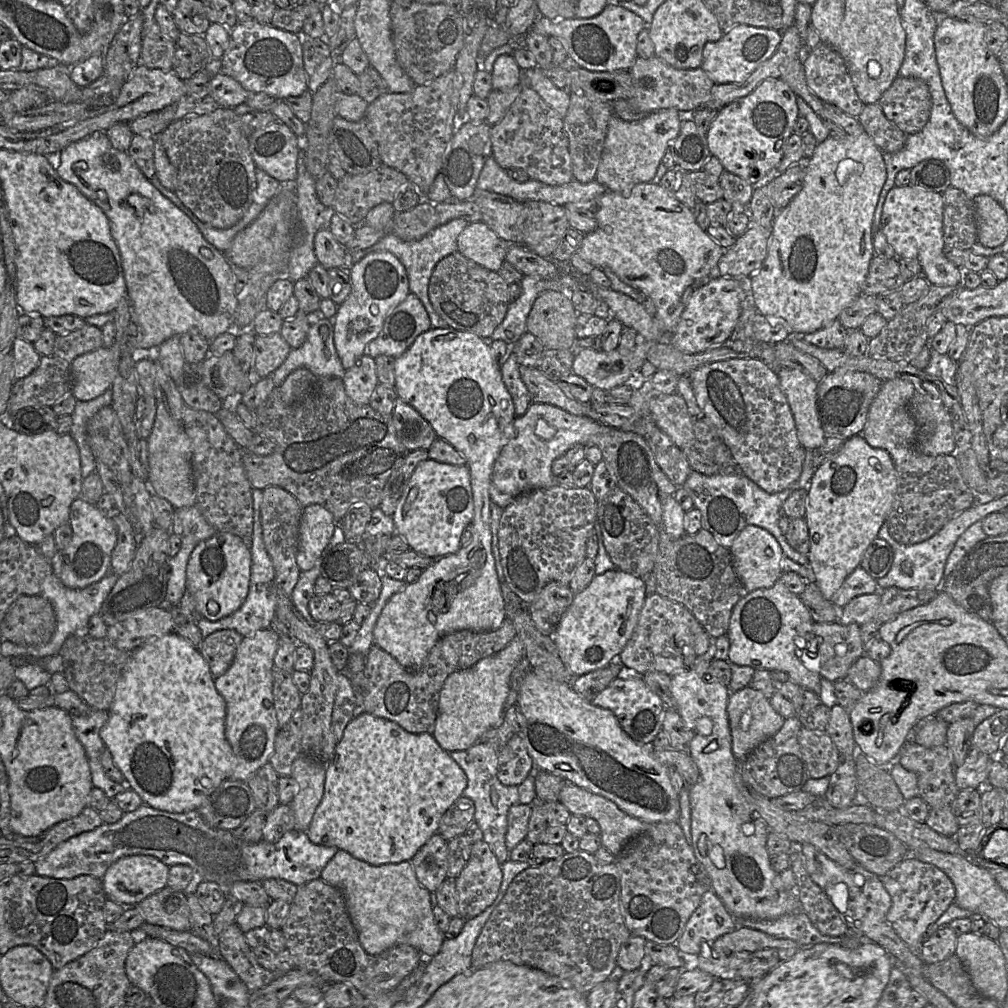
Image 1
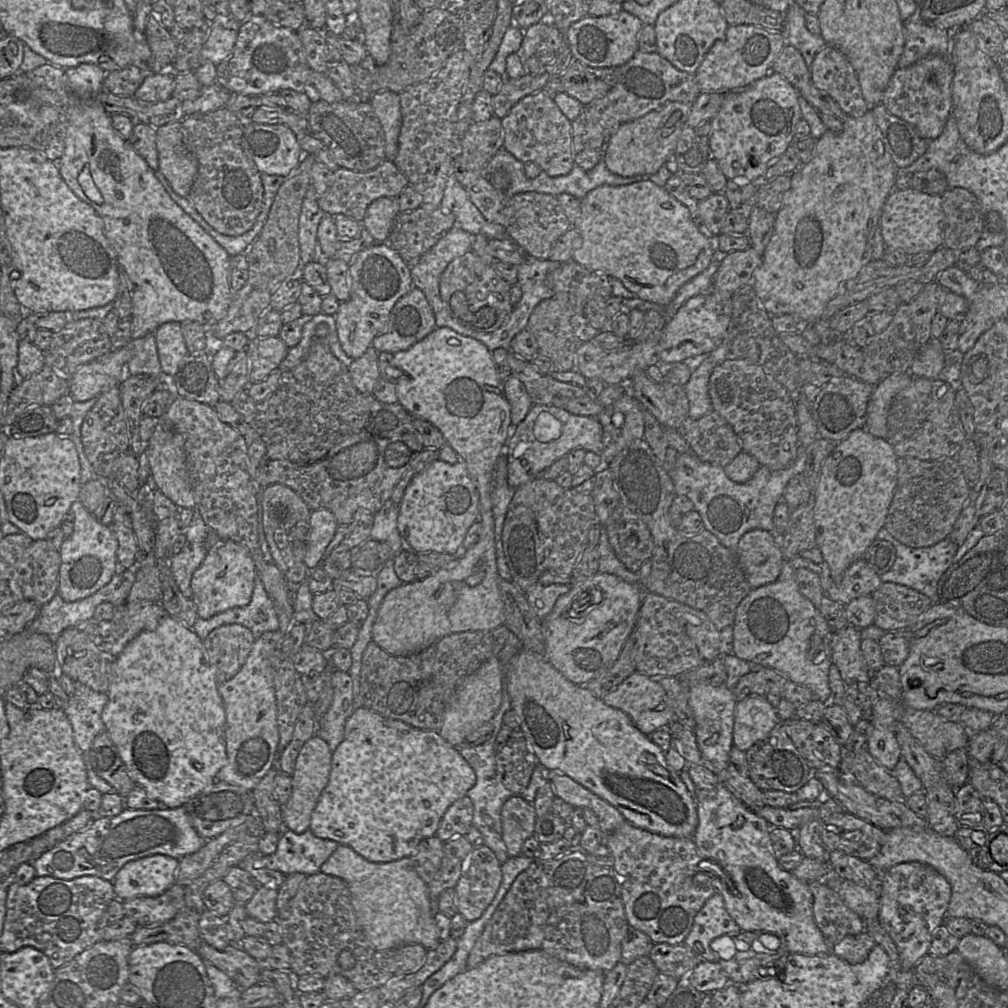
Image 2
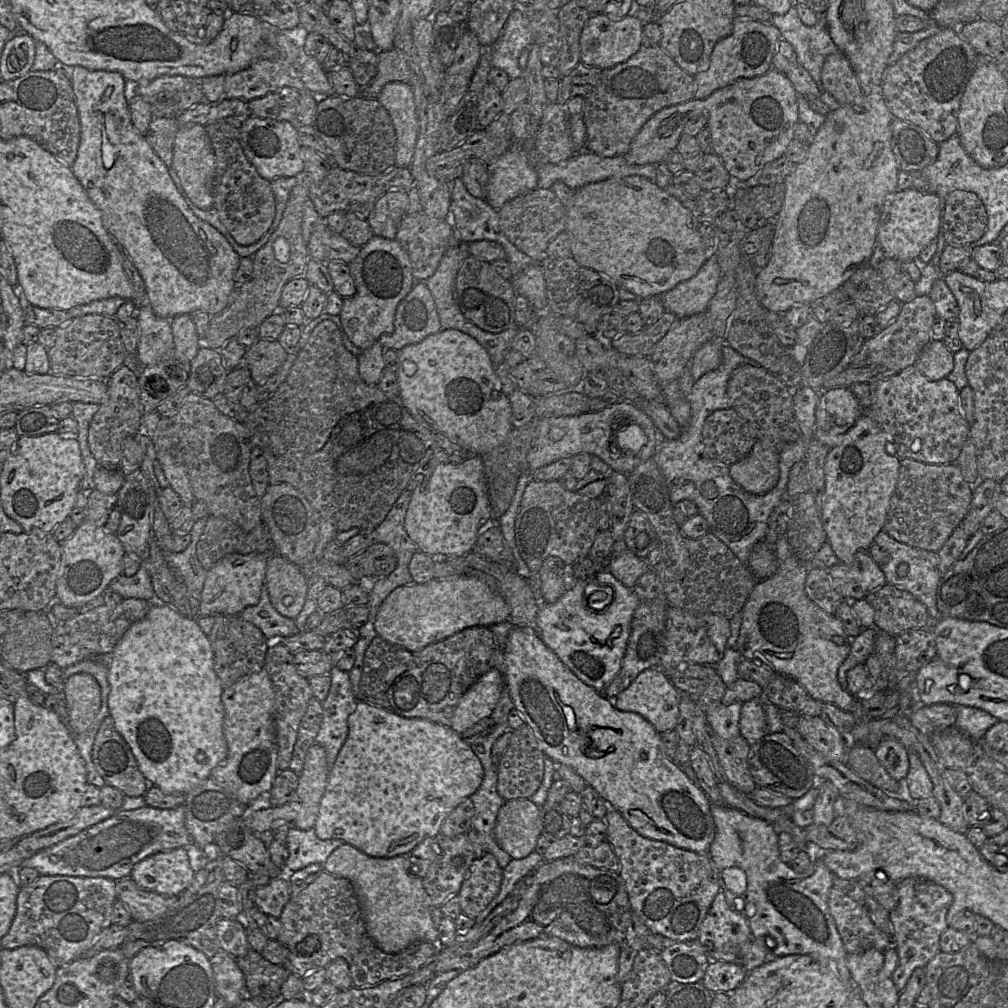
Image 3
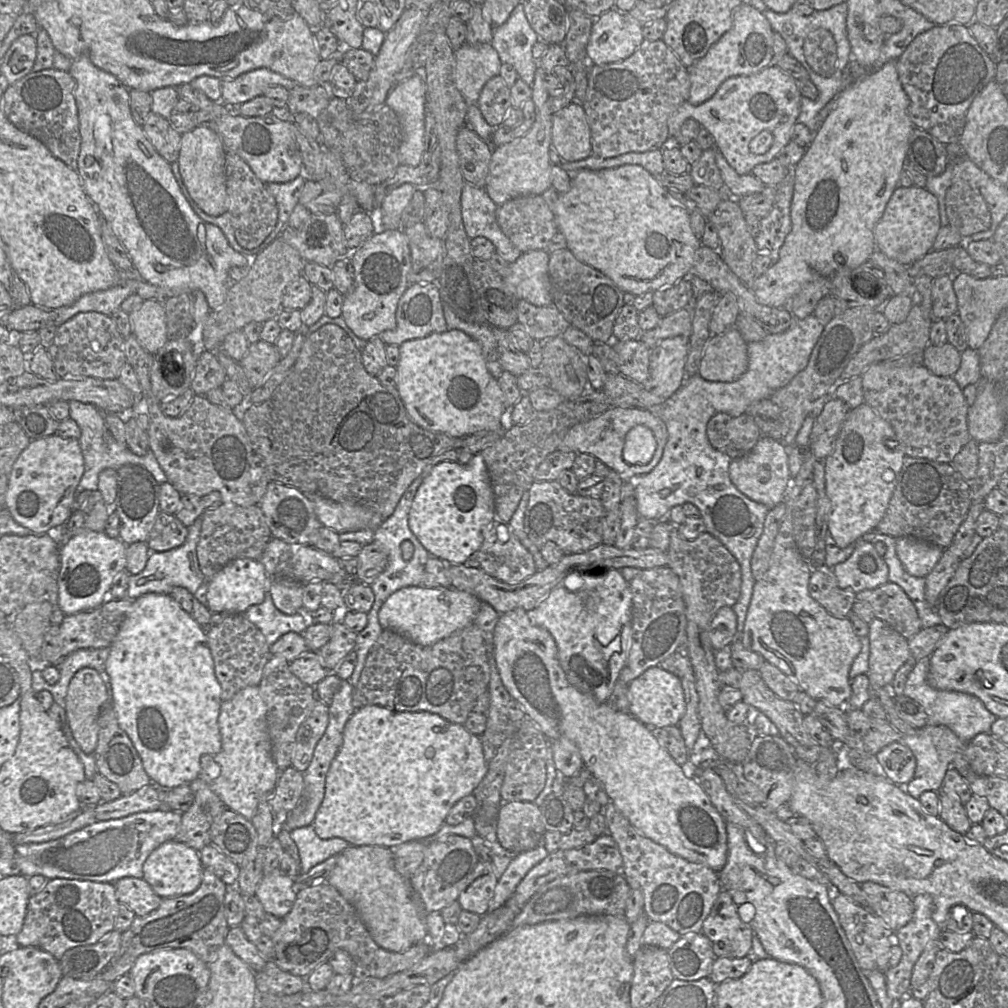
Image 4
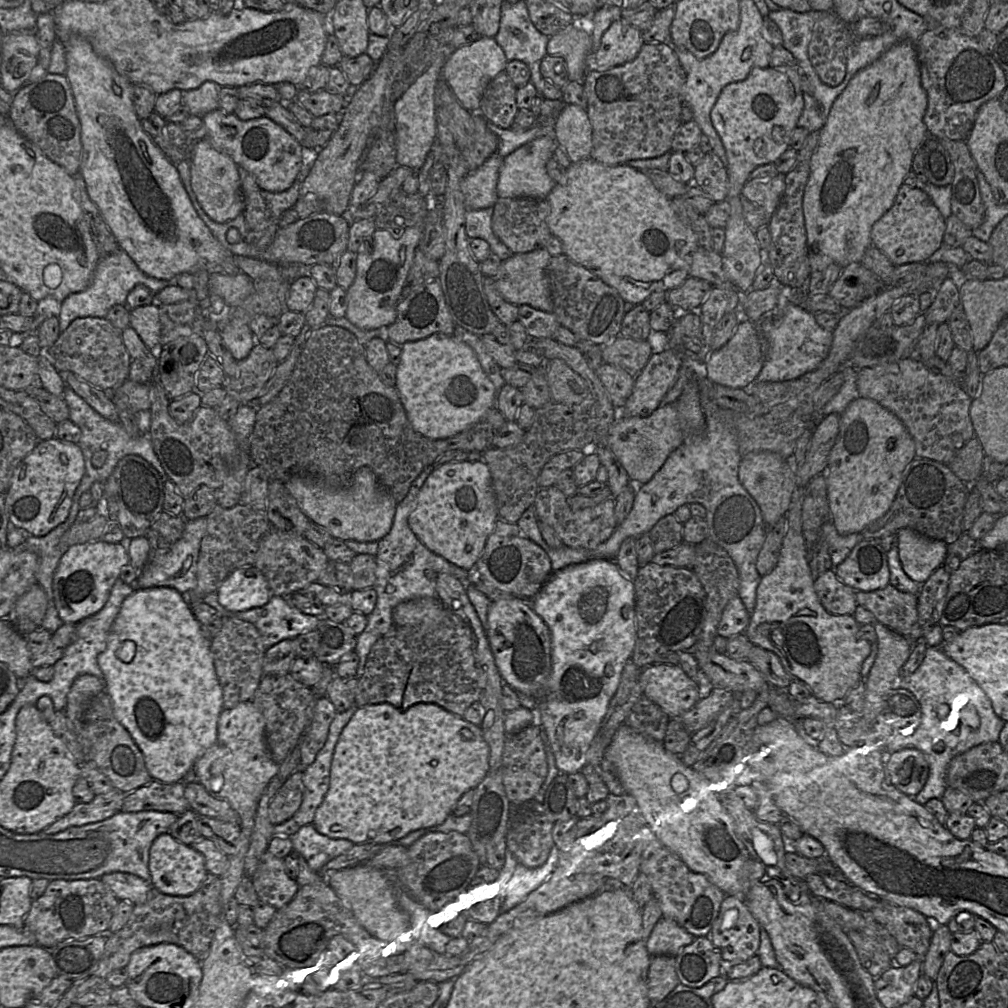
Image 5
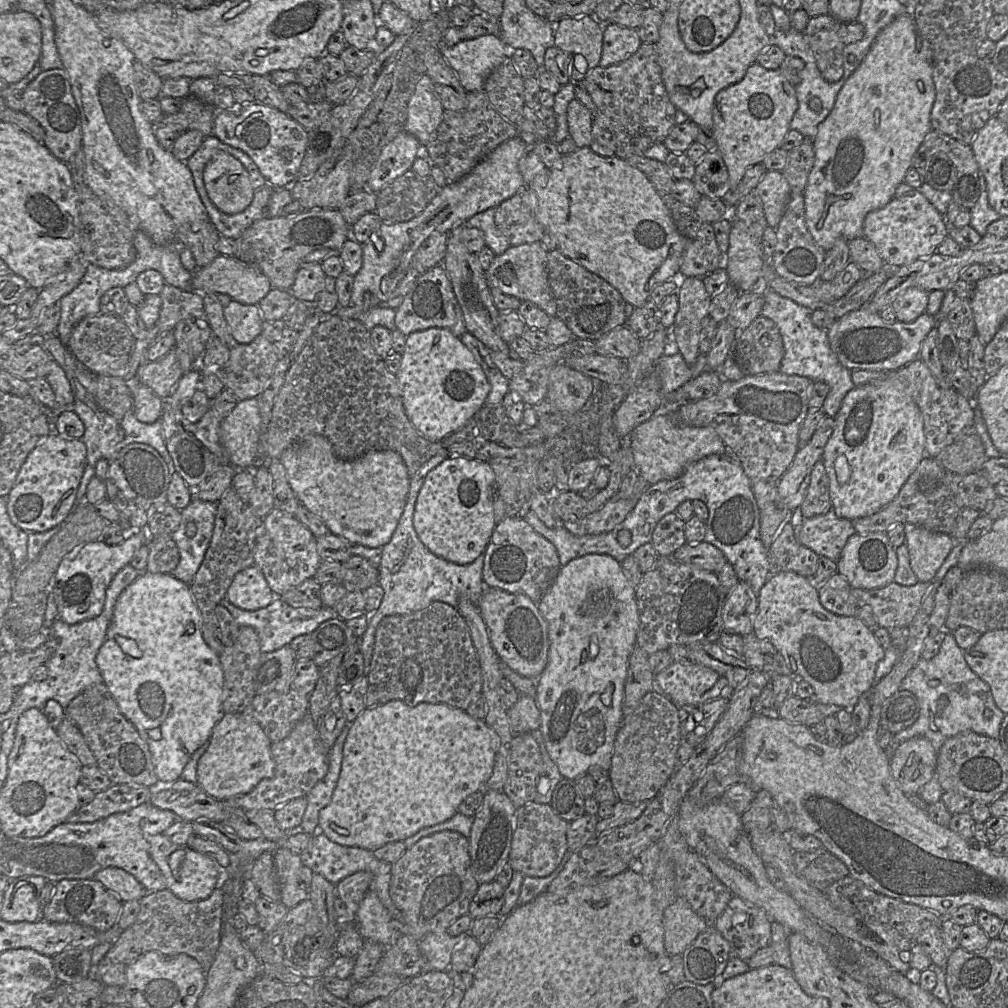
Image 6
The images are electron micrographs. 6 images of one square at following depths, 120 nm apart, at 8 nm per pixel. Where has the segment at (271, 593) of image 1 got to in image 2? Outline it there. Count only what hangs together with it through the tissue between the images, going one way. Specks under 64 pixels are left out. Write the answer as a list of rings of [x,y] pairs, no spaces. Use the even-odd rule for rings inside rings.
[[[257,575],[249,604],[228,609],[209,619],[198,617],[193,626],[193,631],[200,639],[204,640],[211,631],[225,624],[241,624],[250,629],[255,638],[264,632],[279,629],[279,618],[275,611],[275,605]]]

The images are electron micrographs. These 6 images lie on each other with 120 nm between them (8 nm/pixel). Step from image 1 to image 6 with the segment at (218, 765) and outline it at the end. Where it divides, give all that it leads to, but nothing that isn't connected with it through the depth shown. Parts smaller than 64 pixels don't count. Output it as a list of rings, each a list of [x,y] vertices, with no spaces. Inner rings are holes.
[[[141,572],[119,595],[110,625],[97,655],[103,682],[122,714],[147,743],[158,781],[175,782],[192,754],[209,741],[223,714],[224,674],[217,655],[204,641],[202,618],[190,585],[171,573]]]

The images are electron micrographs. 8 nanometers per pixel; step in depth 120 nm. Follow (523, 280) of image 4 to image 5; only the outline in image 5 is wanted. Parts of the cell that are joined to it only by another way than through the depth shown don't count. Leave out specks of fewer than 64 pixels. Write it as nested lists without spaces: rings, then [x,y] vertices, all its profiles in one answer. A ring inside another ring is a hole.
[[[545,247],[526,253],[516,253],[502,261],[493,277],[499,294],[517,306],[527,304],[544,312],[553,312],[553,299],[549,288],[547,266],[551,255]]]

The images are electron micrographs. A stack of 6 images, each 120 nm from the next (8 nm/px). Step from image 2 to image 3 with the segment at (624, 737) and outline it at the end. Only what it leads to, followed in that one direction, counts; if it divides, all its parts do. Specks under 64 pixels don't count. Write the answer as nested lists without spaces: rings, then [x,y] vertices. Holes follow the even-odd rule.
[[[514,627],[505,653],[505,683],[514,709],[531,729],[542,752],[556,764],[571,767],[640,835],[675,847],[707,854],[715,837],[711,802],[683,769],[666,754],[660,733],[641,715],[618,710],[603,694],[582,682],[542,641],[537,632]]]

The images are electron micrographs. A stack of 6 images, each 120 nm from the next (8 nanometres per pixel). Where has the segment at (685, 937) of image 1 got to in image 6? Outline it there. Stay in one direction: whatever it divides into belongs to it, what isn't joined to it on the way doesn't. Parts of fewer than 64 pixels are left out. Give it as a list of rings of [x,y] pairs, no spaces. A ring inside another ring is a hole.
[[[734,895],[714,926],[729,942],[731,958],[747,961],[770,944],[771,923],[764,909]]]

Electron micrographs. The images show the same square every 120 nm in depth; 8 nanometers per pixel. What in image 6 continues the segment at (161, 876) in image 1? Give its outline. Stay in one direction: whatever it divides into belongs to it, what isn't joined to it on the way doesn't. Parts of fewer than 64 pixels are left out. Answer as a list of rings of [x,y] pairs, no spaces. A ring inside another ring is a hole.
[[[164,834],[152,836],[149,840],[150,855],[165,877],[166,889],[178,898],[187,901],[200,901],[208,898],[219,886],[219,865],[210,857],[196,852],[186,845],[173,843]]]

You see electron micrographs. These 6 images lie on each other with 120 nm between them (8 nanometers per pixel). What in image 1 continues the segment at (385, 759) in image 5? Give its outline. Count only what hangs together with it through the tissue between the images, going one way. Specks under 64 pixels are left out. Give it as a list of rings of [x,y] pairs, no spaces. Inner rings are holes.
[[[364,712],[354,717],[344,729],[341,740],[337,743],[332,759],[326,764],[324,794],[312,821],[306,831],[310,841],[326,847],[337,847],[349,852],[357,859],[371,865],[383,865],[410,861],[427,841],[438,832],[440,820],[448,808],[461,796],[467,786],[467,776],[463,769],[454,761],[450,753],[440,747],[432,734],[410,733],[397,723]]]

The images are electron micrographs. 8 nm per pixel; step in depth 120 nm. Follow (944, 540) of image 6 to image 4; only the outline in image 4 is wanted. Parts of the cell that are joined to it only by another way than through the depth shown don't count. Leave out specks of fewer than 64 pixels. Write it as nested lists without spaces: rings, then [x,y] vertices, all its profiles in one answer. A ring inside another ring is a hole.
[[[913,537],[896,538],[896,554],[904,569],[912,576],[927,577],[945,549]]]

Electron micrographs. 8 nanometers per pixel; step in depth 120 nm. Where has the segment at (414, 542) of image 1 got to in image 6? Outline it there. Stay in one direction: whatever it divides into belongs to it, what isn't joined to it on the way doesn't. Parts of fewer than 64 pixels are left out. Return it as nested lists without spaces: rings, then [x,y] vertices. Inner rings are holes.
[[[448,457],[430,470],[423,481],[413,512],[414,530],[433,555],[458,565],[470,564],[484,554],[496,526],[494,501],[495,475],[488,462]]]

